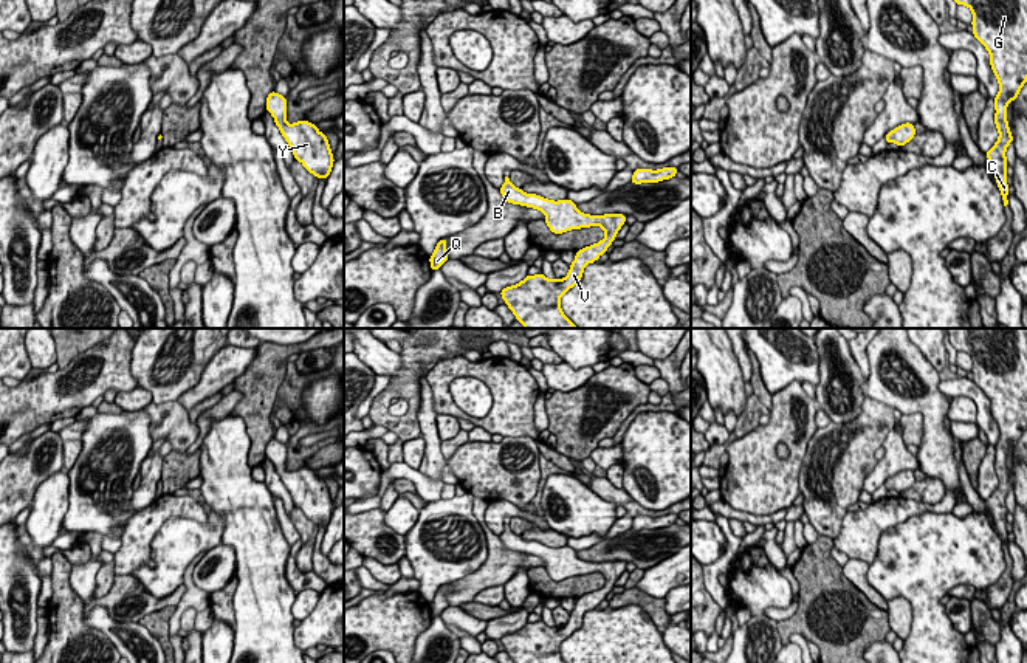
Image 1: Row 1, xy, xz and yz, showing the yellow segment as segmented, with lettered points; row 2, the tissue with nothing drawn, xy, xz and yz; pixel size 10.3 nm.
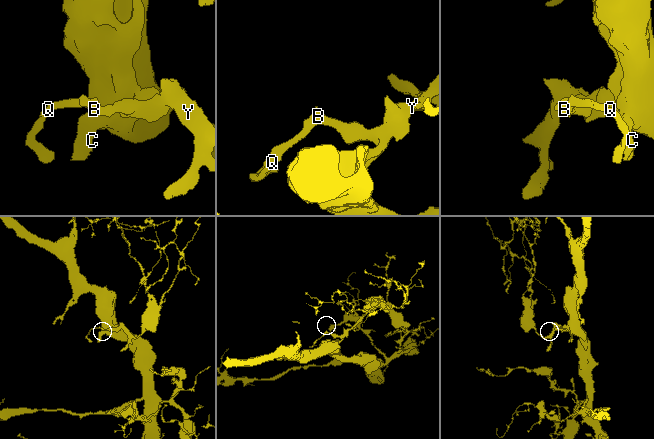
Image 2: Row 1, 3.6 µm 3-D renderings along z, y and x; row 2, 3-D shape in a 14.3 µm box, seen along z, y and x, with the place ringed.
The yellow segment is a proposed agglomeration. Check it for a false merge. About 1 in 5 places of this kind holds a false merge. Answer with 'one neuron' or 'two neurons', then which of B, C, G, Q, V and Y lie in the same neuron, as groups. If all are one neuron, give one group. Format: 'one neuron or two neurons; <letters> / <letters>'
one neuron; B C G Q V Y

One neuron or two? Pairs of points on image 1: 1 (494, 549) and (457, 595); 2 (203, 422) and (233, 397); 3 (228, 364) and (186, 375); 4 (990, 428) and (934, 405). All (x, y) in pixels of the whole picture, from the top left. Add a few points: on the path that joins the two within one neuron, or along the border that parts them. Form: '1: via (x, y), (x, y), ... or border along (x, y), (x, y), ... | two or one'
1: via (494, 561), (470, 586) | one
2: via (211, 414), (225, 405) | one
3: border along (226, 344), (212, 357), (200, 380), (178, 398) | two
4: border along (939, 381), (939, 389), (947, 397) | two

